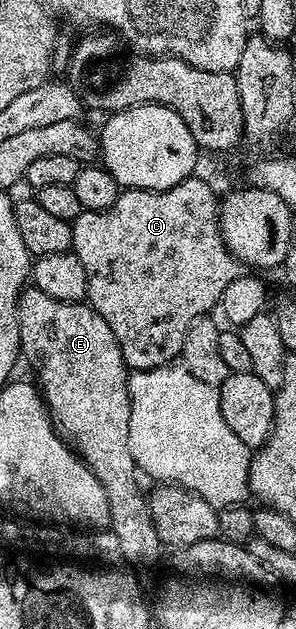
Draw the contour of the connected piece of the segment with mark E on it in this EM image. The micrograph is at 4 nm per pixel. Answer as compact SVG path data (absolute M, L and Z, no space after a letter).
M33 286L25 287L19 296L18 324L21 355L36 372L37 383L53 423L94 472L106 494L110 507L108 528L118 540L125 562L138 570L154 565L160 558L162 543L150 516L146 494L140 488L140 474L130 451L130 371L122 360L121 349L110 326L89 303L60 301Z

